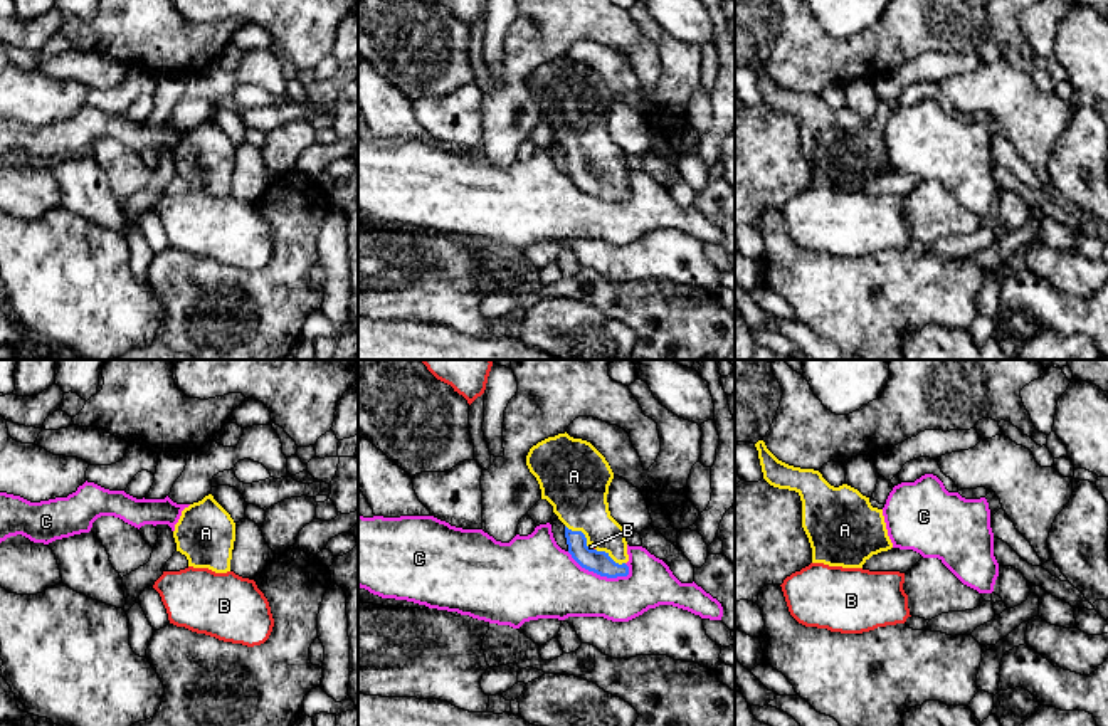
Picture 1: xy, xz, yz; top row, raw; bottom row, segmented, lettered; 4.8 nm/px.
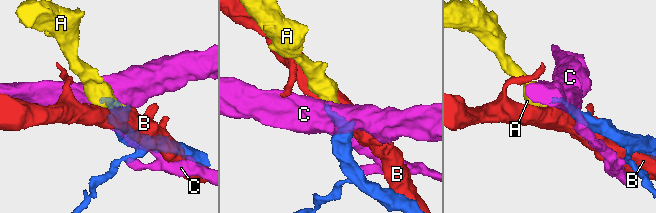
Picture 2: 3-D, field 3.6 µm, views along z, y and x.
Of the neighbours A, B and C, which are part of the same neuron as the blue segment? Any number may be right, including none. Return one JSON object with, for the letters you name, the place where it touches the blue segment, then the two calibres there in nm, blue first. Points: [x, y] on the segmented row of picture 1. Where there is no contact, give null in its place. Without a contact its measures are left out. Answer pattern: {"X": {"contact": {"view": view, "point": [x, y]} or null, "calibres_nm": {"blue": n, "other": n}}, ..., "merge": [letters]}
{"A": {"contact": {"view": "xz", "point": [580, 531]}, "calibres_nm": {"blue": 110, "other": 320}}, "merge": ["A"]}

